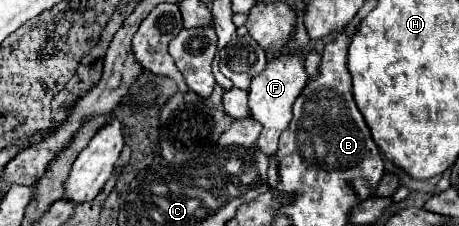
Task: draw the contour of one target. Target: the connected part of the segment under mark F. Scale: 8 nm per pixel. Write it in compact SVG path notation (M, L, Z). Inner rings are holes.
M280 54L272 58L268 66L256 78L252 78L252 84L248 90L250 92L248 104L250 104L252 116L264 126L258 138L258 148L268 156L272 156L278 150L278 138L288 128L292 120L292 104L296 96L302 92L302 88L306 86L306 82L308 82L308 74L304 68L304 58L296 54Z

